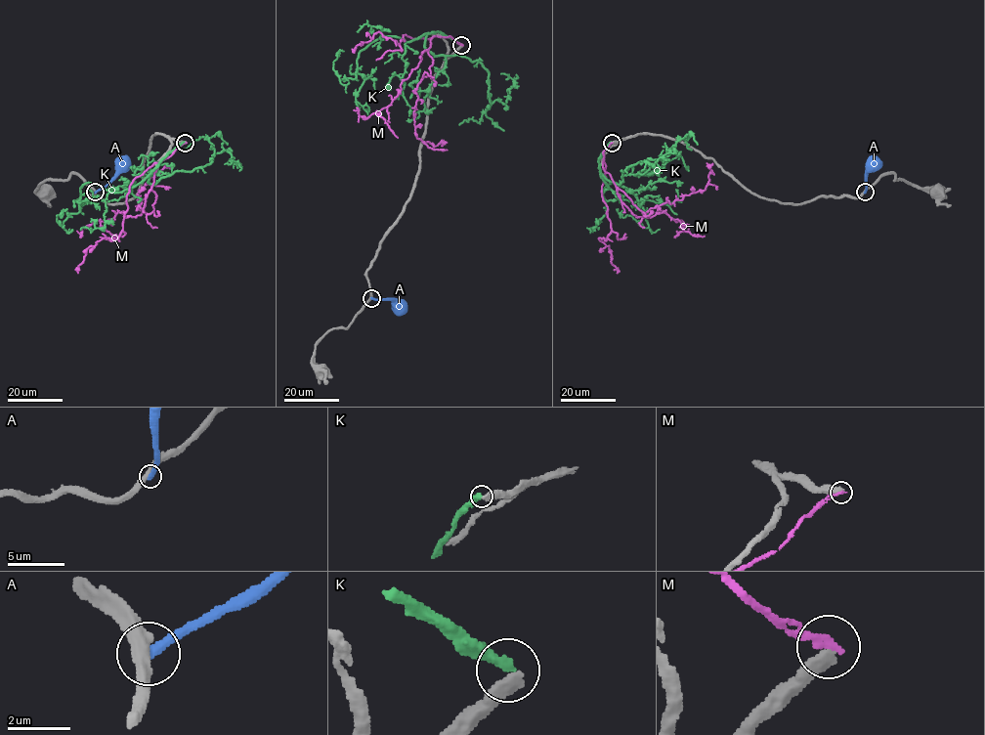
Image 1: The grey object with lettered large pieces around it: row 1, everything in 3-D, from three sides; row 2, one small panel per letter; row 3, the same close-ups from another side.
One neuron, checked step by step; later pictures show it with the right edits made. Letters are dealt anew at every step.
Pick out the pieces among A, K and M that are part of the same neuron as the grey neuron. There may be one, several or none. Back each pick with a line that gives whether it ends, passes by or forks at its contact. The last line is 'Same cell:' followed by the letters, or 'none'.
Same cell: none

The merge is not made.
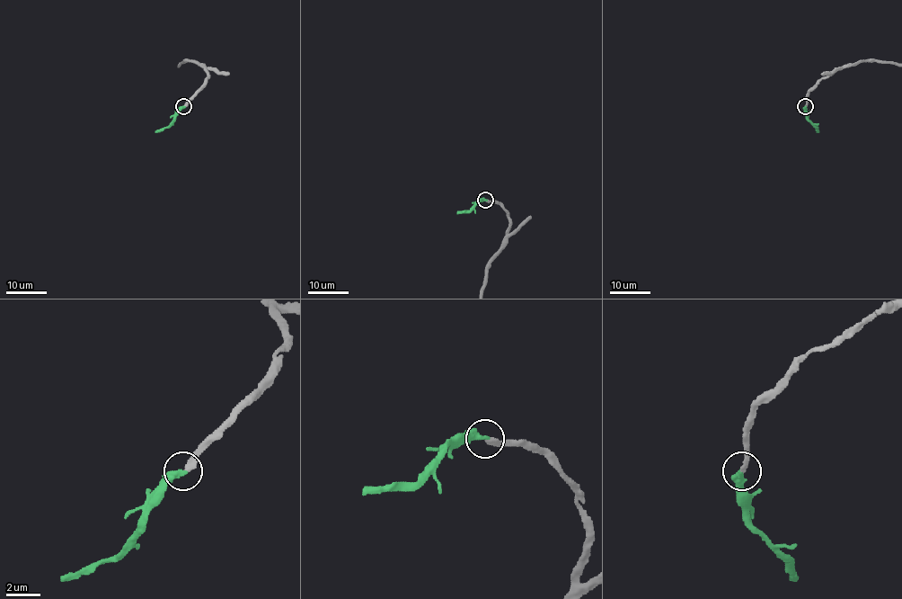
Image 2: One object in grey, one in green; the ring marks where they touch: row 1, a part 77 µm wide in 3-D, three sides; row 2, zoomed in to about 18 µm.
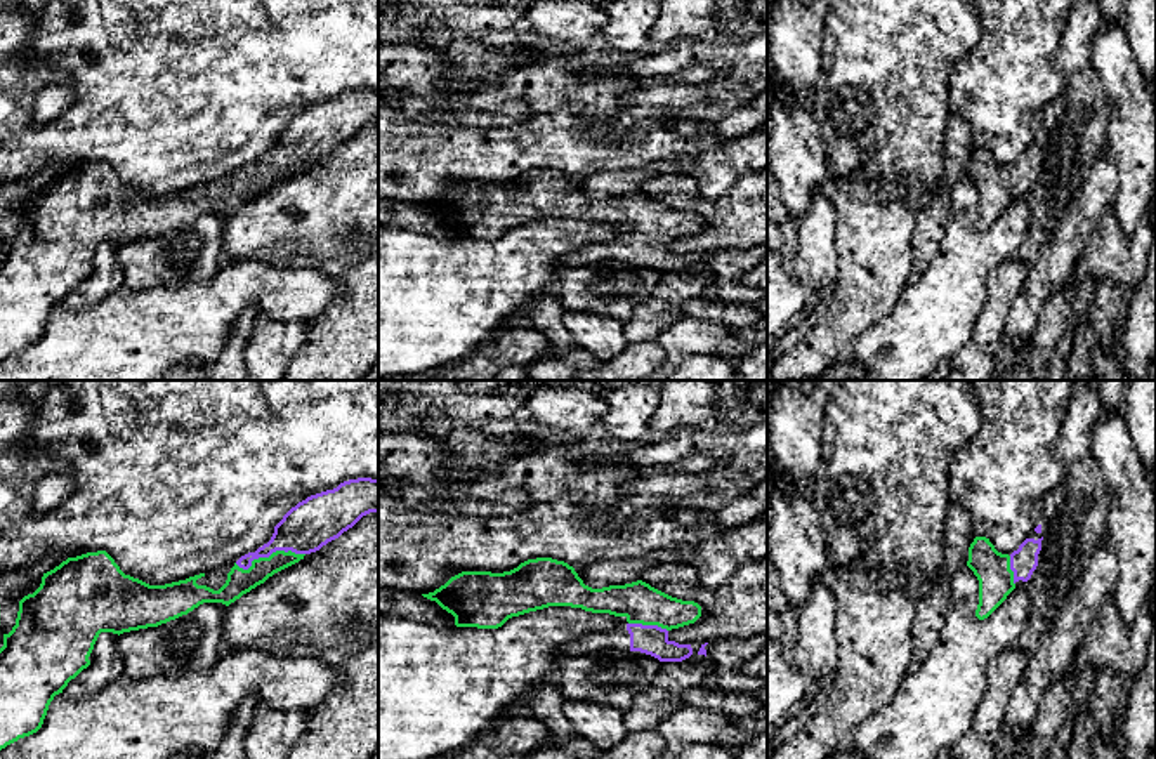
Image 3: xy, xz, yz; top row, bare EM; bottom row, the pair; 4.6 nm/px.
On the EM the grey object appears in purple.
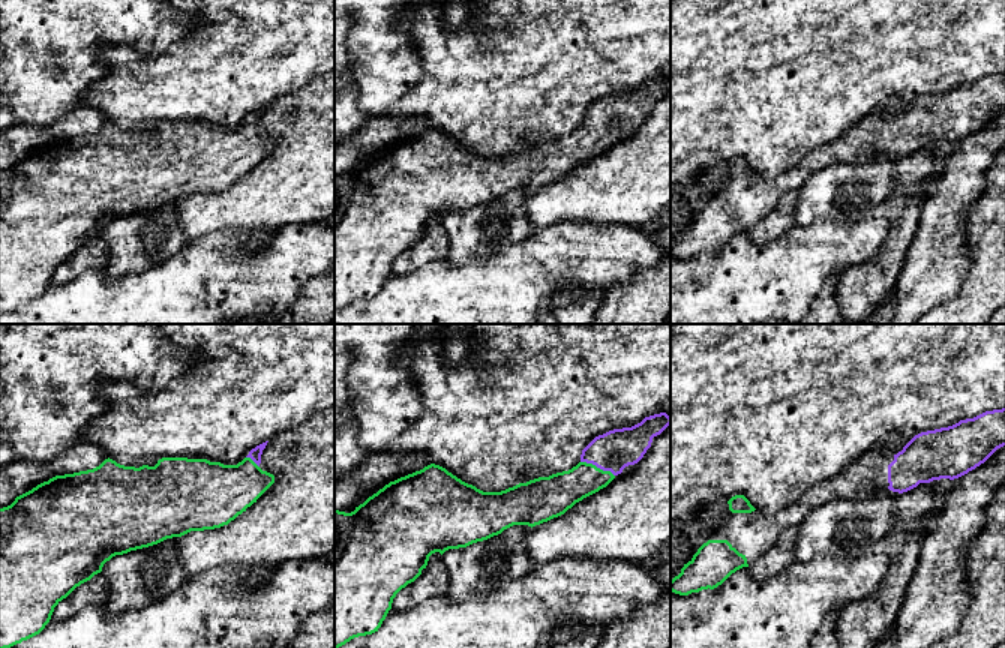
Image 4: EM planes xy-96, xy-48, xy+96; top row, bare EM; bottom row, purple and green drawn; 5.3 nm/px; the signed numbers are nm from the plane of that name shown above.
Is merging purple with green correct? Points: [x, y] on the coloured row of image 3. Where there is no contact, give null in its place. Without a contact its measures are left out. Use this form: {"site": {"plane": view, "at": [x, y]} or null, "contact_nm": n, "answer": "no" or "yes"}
{"site": {"plane": "xy", "at": [268, 556]}, "contact_nm": 340, "answer": "yes"}

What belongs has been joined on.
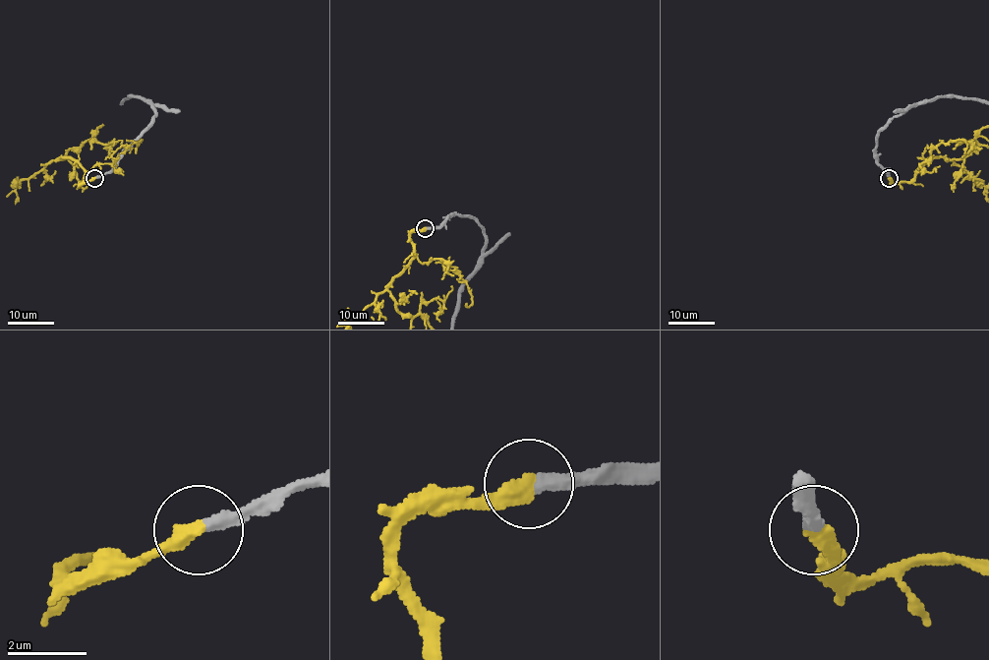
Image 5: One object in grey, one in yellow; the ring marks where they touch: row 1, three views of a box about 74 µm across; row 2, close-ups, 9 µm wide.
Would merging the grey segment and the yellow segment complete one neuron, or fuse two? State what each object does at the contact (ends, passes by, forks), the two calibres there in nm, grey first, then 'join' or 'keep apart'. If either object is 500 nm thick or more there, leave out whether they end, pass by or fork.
grey ends there; yellow ends there; 360 nm thick on the grey side, 440 nm on the other; join

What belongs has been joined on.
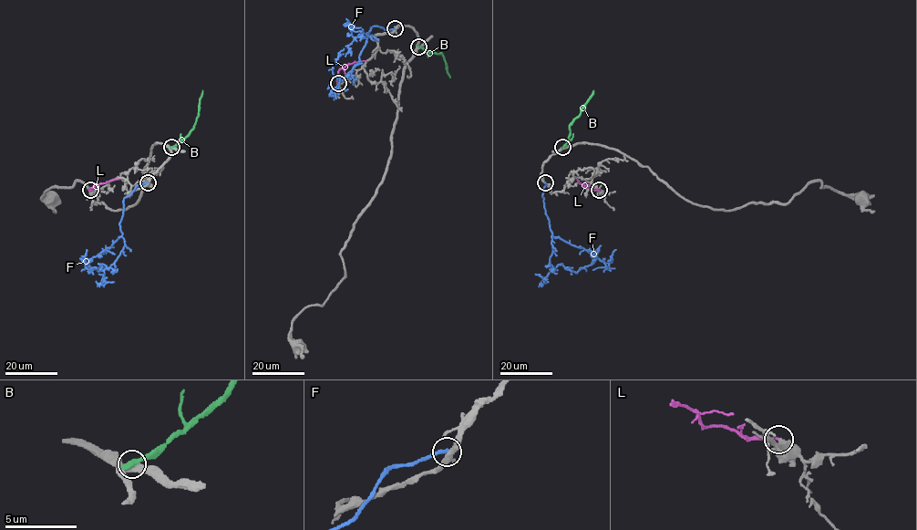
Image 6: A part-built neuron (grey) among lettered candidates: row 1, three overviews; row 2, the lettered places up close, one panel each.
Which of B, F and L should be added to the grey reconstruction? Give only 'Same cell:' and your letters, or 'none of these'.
Same cell: none of these

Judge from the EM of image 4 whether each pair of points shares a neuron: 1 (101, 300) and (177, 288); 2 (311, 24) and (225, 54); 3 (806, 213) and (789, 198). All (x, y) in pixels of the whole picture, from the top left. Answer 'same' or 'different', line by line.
1: same
2: same
3: different

